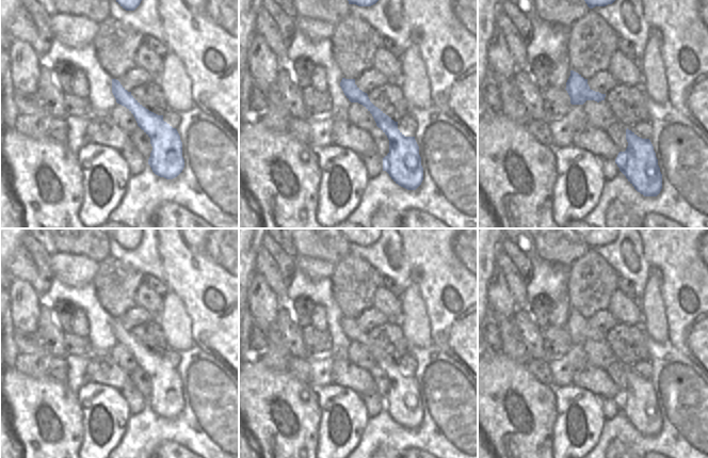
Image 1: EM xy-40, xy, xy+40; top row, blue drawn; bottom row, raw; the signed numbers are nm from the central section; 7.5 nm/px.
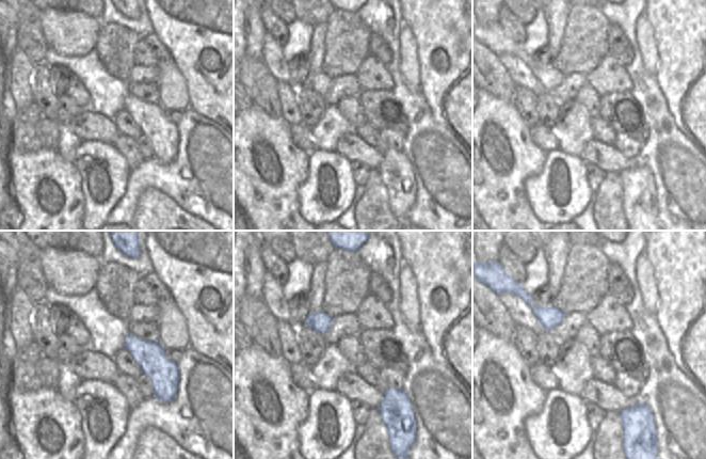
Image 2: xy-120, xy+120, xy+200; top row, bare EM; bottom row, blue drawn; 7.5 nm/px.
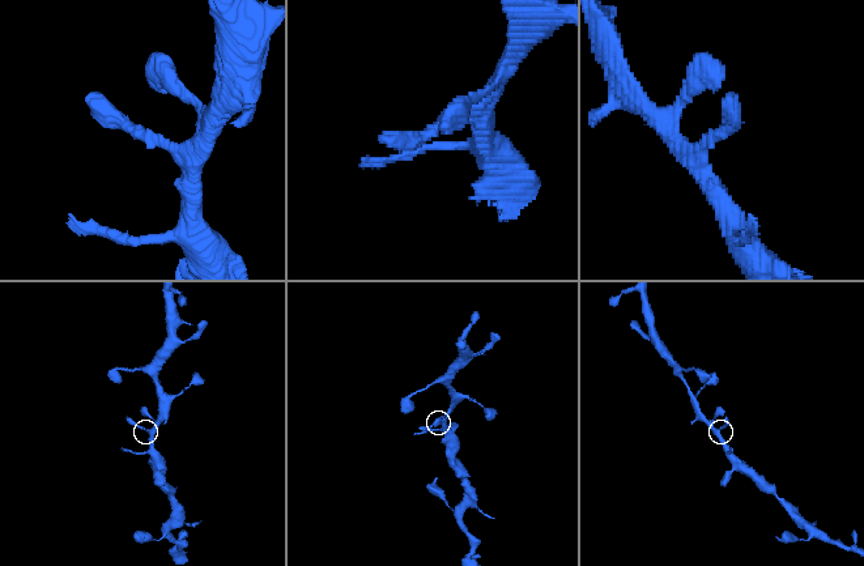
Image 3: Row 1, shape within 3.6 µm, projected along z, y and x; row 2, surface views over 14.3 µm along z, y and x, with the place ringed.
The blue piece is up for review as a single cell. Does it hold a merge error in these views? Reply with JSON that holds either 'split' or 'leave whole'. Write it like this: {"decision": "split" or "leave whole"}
{"decision": "leave whole"}

